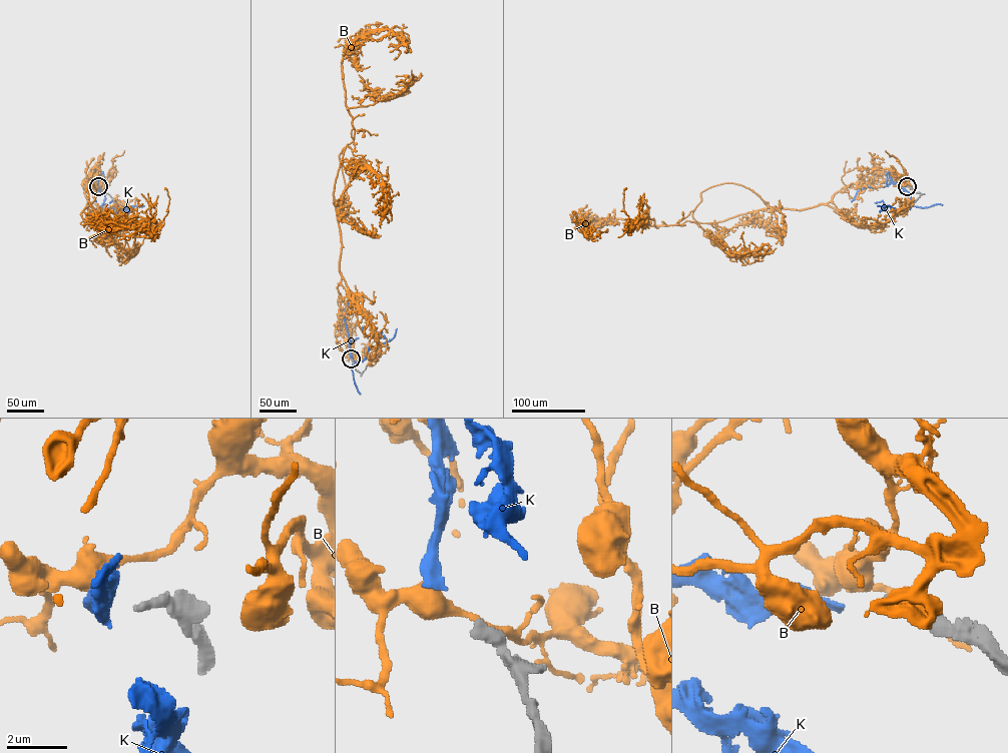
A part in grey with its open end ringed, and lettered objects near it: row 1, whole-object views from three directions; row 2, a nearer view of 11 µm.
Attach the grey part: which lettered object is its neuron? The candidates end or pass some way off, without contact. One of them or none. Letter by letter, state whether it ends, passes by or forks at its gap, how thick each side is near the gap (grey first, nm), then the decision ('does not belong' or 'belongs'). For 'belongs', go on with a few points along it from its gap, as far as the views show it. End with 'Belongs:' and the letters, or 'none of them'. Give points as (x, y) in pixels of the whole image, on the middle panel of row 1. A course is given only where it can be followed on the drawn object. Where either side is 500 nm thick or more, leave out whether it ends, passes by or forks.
B: it passes by; calibres 400 and 480 nm; does not belong
K: it ends; calibres 400 and 320 nm; belongs; course (350, 357), (350, 343), (357, 362), (387, 340), (374, 332), (381, 336)
Belongs: K

